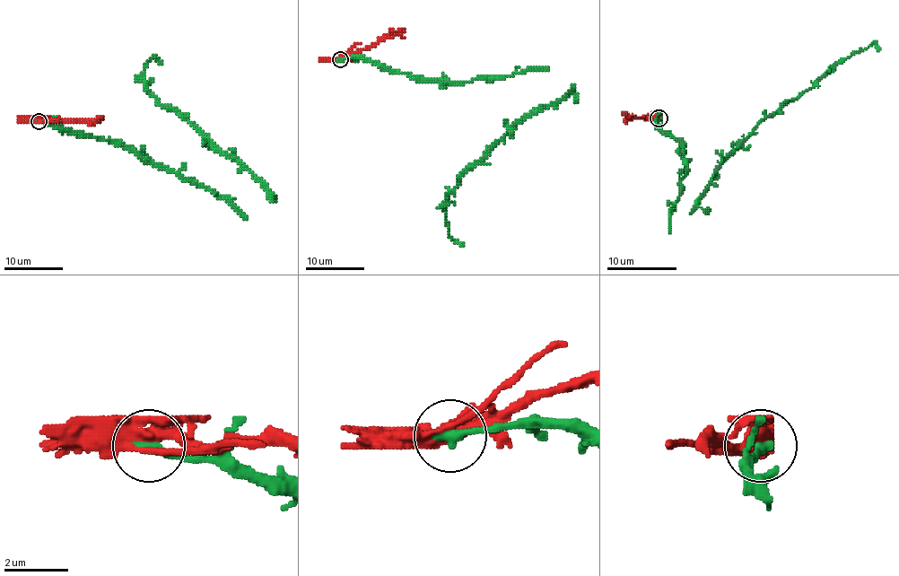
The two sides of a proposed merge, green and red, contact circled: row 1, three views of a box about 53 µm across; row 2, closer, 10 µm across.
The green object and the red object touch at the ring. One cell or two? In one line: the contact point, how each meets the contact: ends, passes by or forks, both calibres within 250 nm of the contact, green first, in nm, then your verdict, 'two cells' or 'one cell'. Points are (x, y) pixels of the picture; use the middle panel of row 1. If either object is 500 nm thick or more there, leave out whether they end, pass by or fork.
(340, 59) | green ends | red forks | 360/400 nm | two cells

